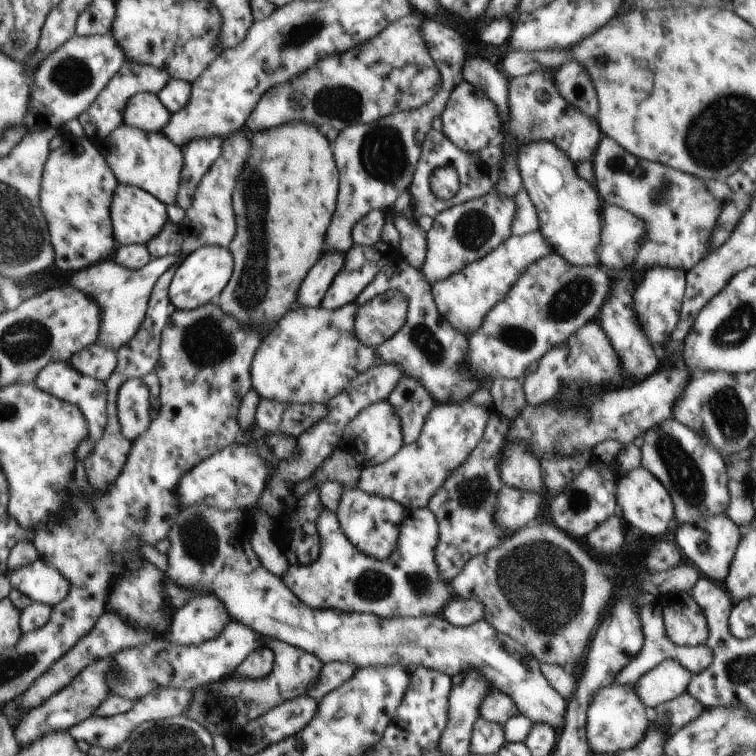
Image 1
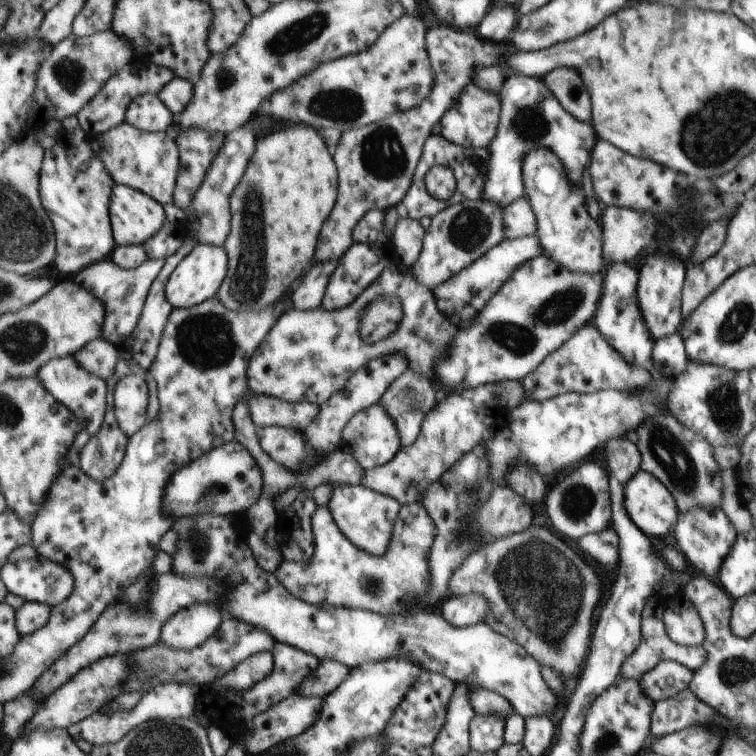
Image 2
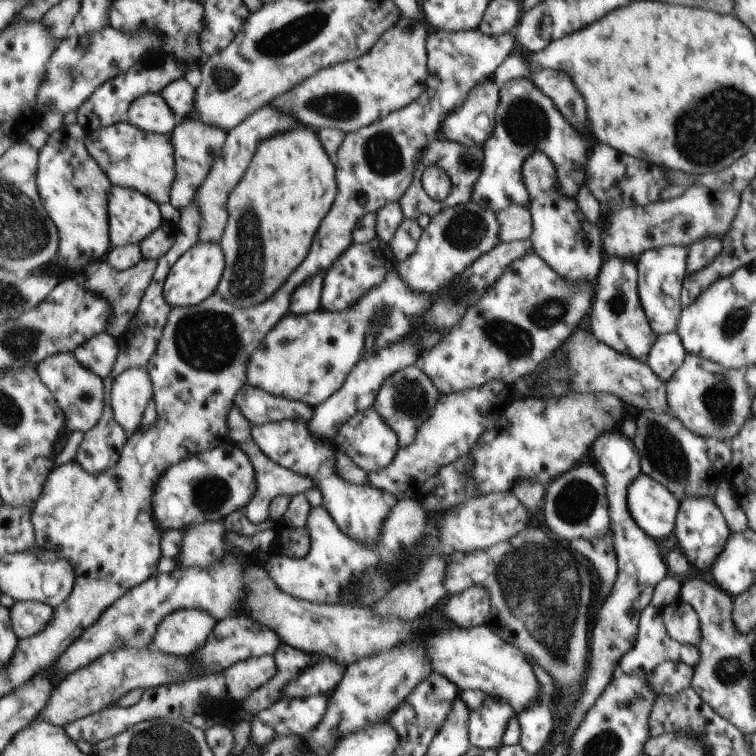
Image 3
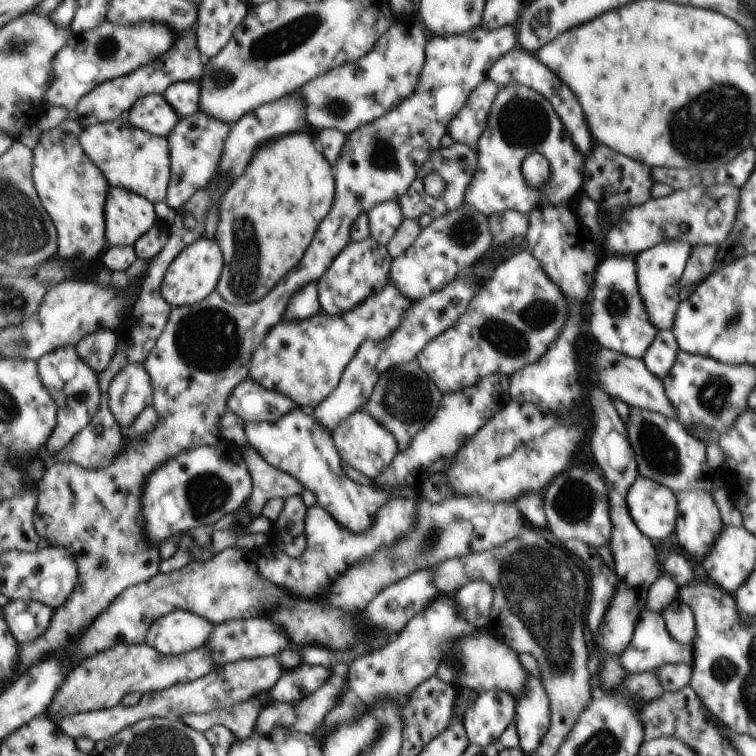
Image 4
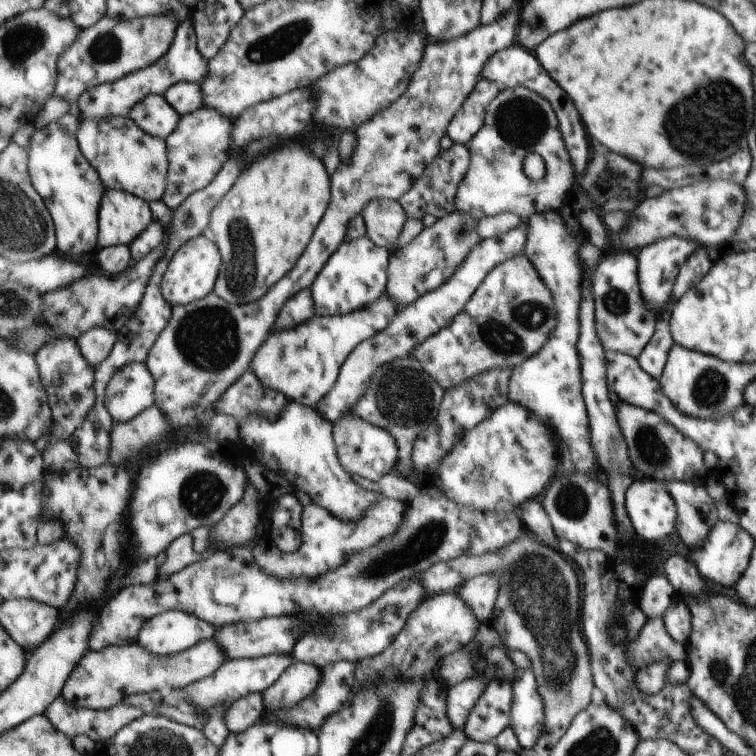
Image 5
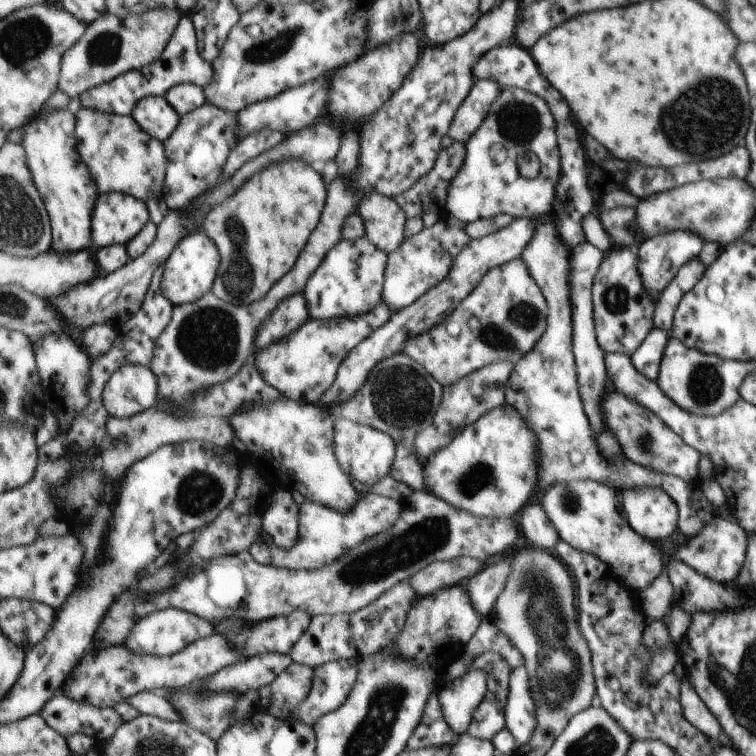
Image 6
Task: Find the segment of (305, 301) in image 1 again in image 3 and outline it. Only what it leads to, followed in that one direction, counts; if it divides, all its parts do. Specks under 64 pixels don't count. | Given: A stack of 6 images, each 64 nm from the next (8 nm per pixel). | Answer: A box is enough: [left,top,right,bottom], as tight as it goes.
[290,270,328,315]

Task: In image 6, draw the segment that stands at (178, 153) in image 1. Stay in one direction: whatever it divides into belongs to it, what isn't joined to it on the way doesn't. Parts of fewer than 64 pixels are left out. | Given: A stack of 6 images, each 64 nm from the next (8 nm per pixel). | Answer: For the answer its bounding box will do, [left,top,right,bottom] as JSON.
[76,107,169,201]

